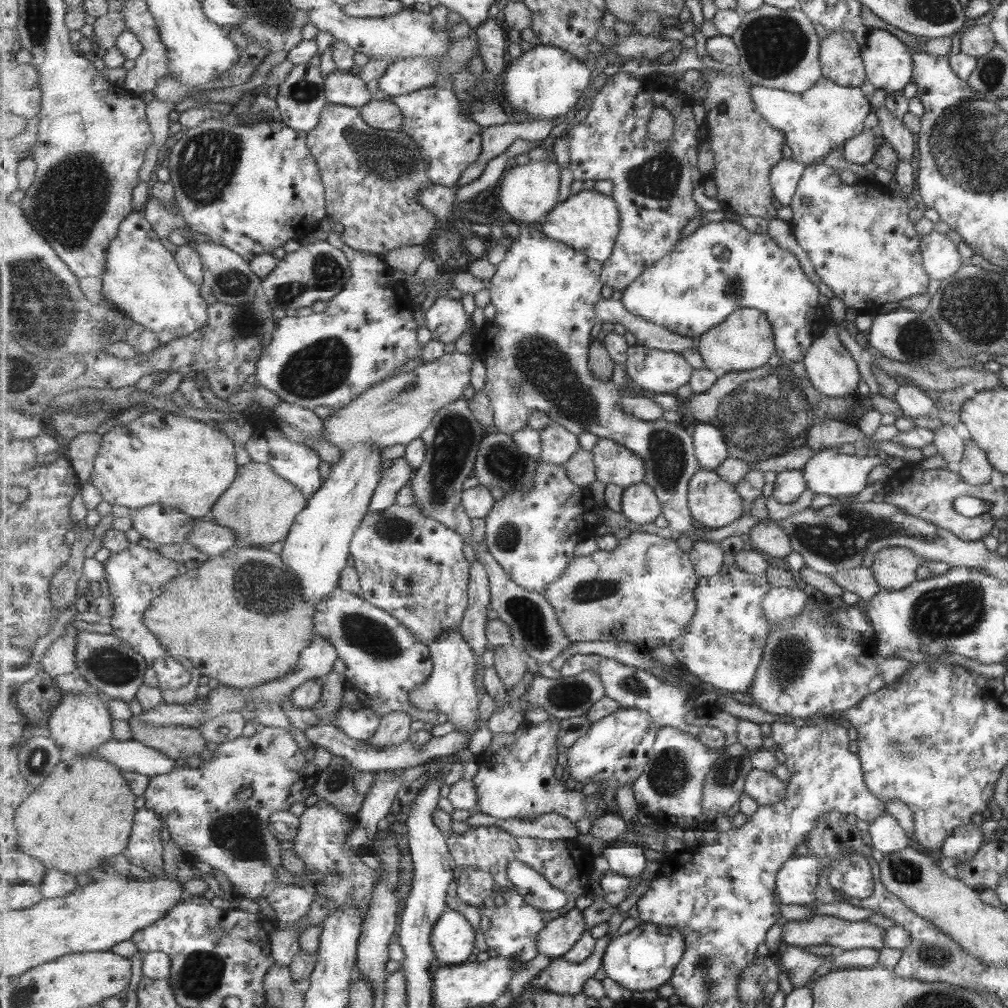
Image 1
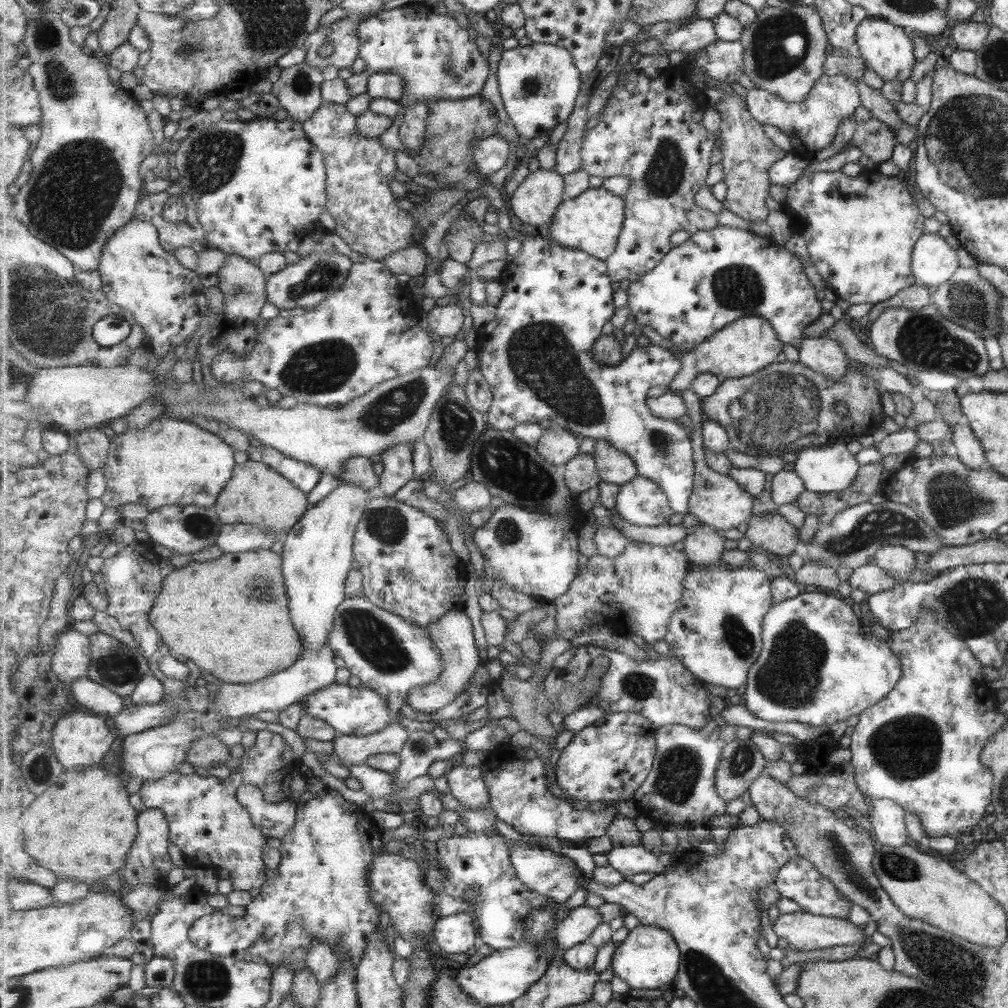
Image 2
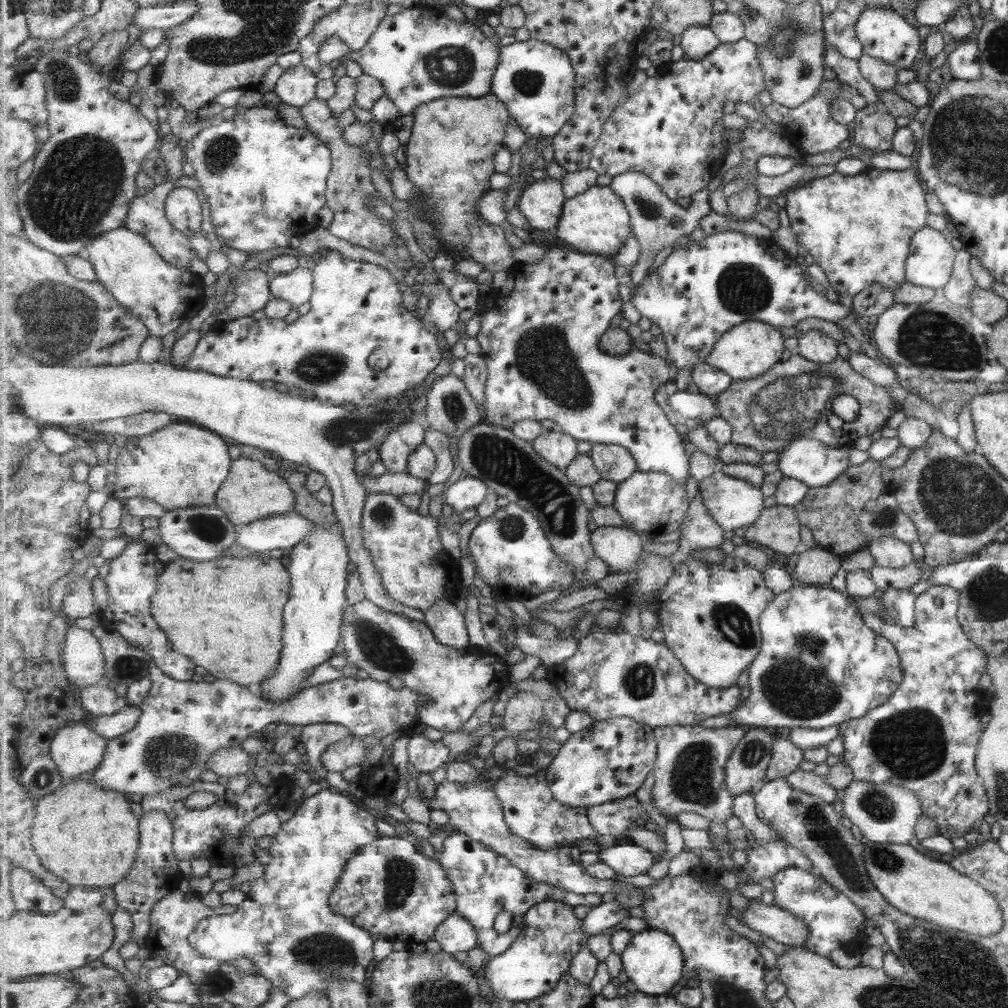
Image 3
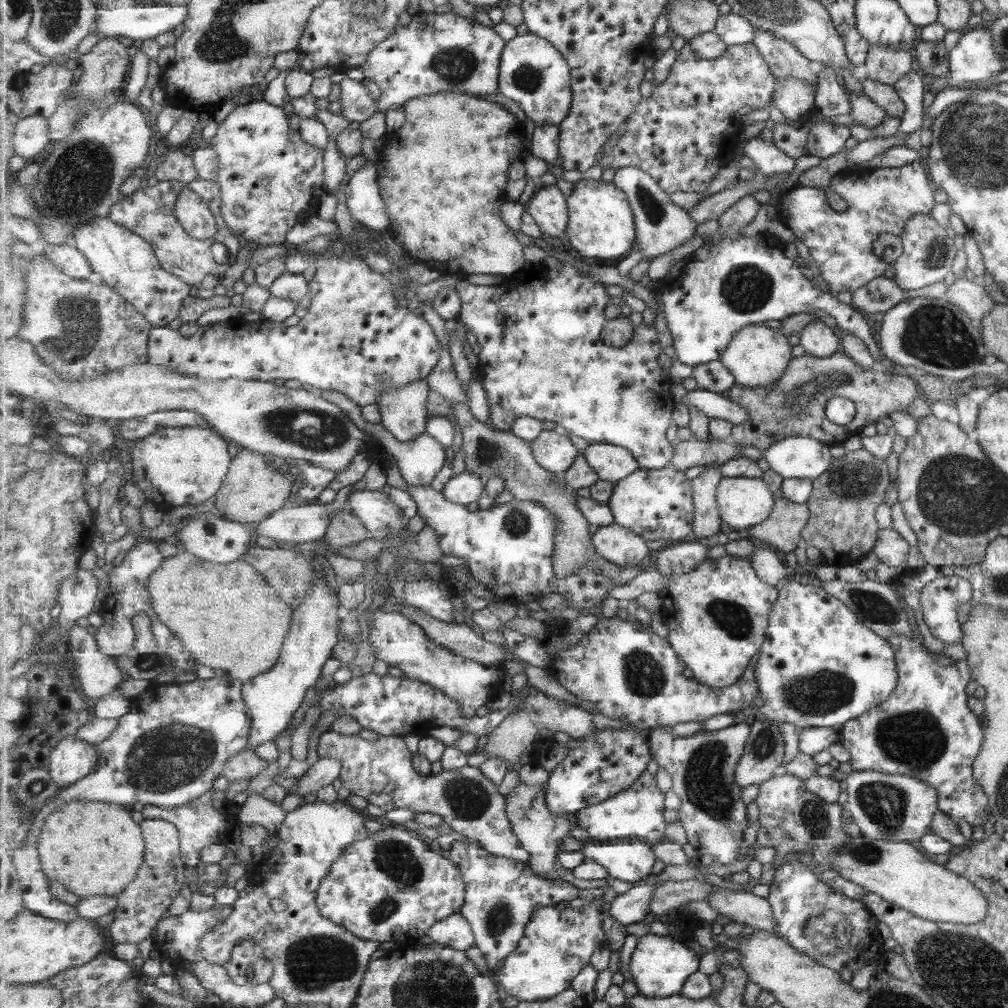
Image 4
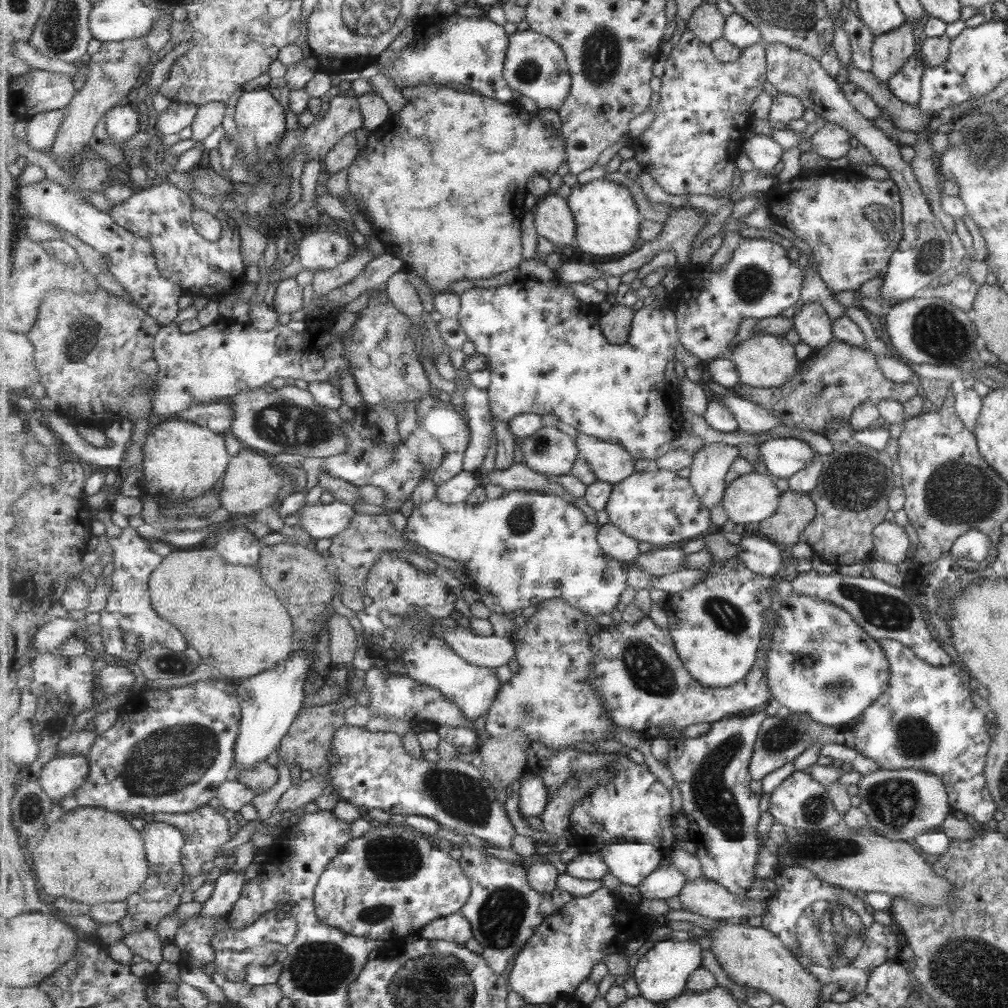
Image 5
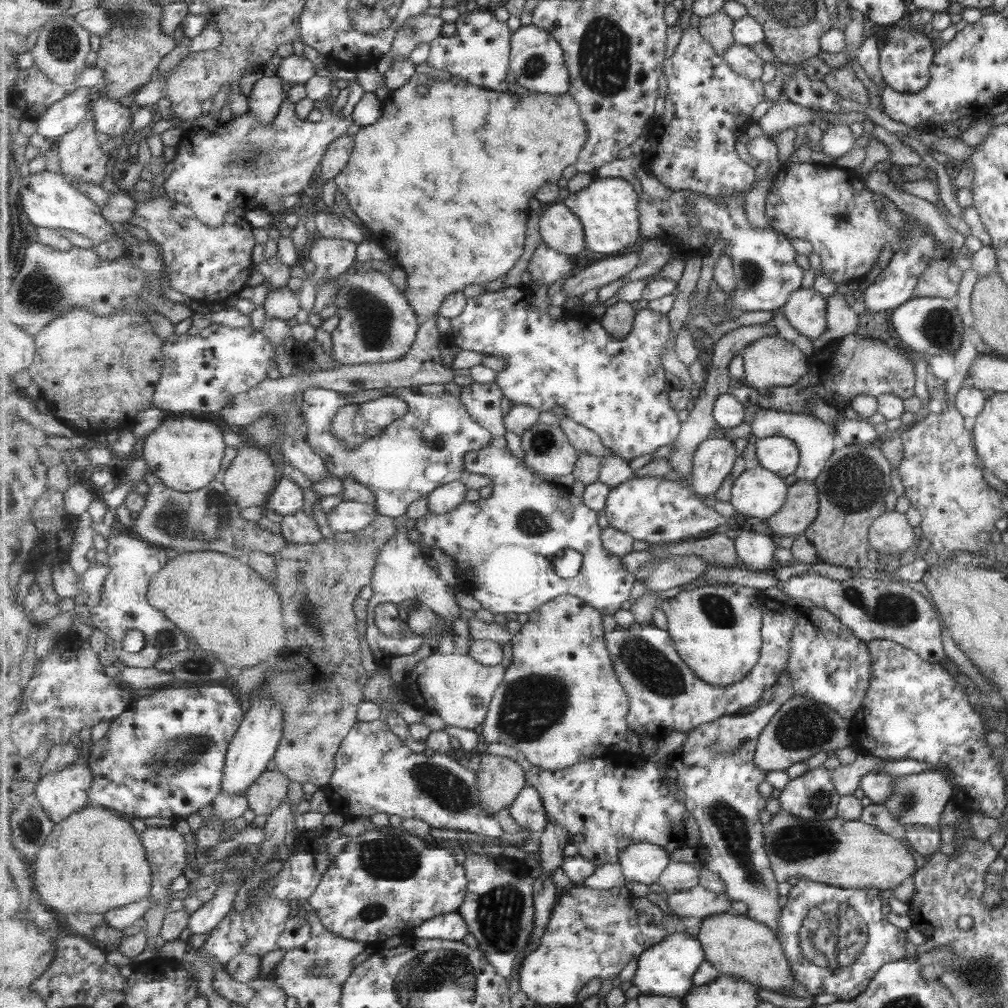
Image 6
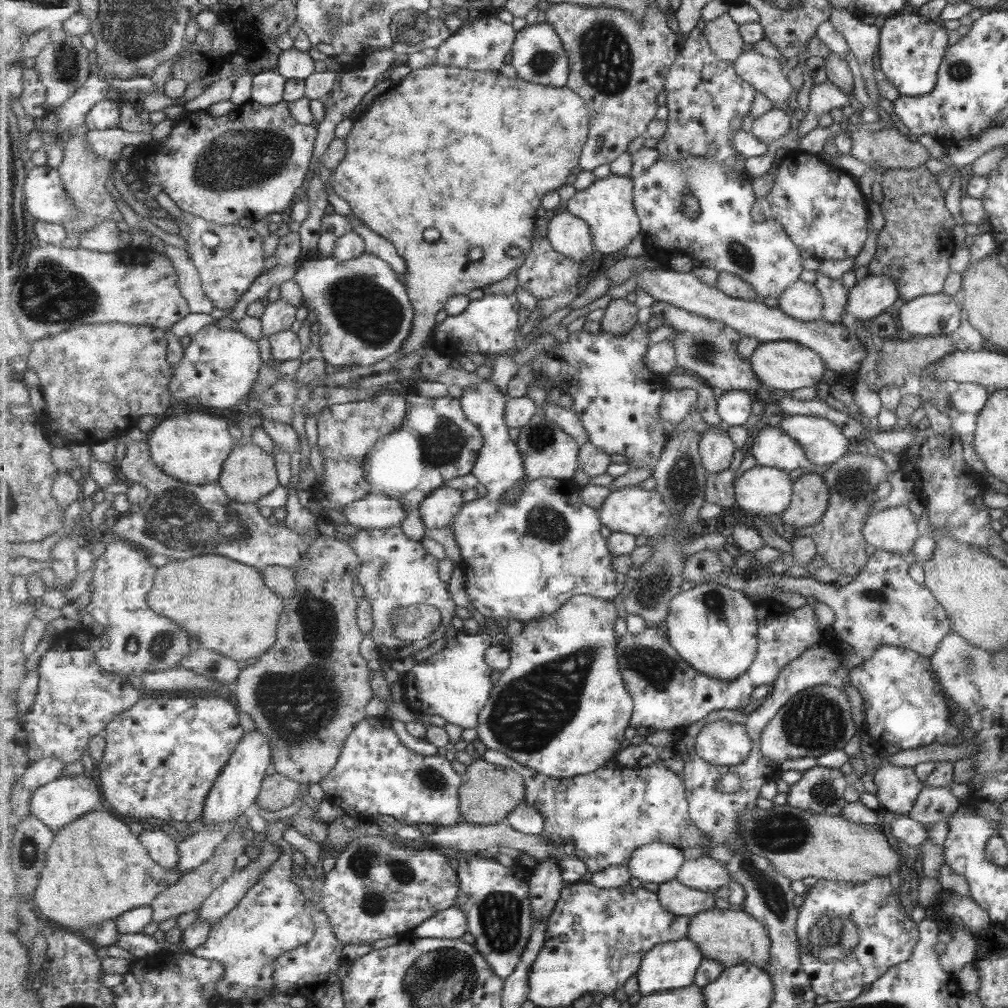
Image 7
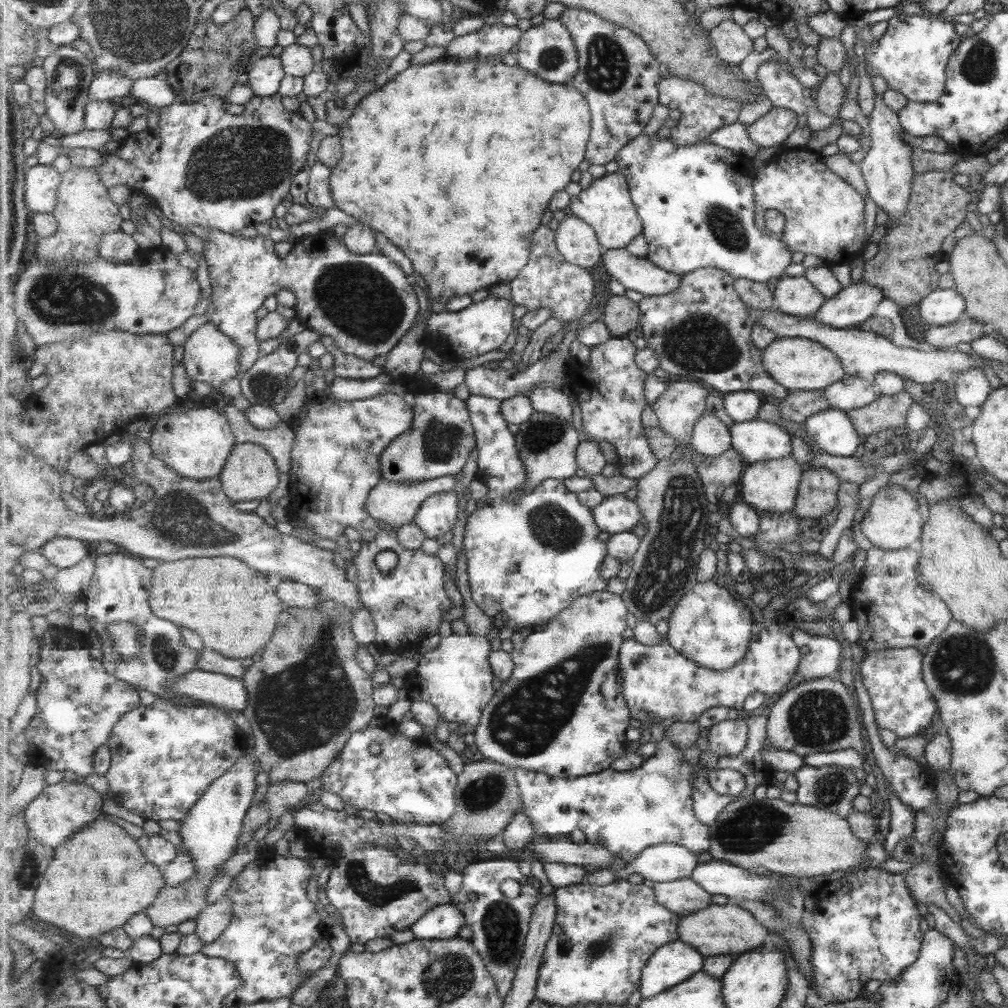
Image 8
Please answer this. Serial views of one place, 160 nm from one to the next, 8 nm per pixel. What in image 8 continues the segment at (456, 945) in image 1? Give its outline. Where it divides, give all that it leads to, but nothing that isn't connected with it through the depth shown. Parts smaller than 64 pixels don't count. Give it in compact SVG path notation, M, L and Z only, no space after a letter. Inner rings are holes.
M451 903L427 911L412 929L417 939L447 940L457 937L463 926L466 926L465 913Z

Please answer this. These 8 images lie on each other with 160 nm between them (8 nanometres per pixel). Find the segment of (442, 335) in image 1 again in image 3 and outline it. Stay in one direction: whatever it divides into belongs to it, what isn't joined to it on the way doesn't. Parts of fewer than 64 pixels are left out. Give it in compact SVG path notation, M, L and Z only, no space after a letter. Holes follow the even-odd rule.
M437 281L433 286L425 285L423 294L430 298L430 305L427 308L428 318L432 320L437 328L445 332L454 330L458 322L462 320L462 310L450 289Z

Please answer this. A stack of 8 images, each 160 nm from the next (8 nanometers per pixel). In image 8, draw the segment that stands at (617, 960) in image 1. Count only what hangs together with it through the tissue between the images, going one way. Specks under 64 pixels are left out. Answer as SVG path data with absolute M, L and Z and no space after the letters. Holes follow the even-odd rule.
M681 940L659 948L642 974L642 999L657 996L677 984L685 983L704 970L706 956L694 945Z

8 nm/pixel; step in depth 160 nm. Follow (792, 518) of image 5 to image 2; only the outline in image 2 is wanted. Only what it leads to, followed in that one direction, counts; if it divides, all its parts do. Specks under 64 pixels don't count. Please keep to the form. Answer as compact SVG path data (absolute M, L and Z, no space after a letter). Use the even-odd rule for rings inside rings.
M777 511L753 515L745 536L755 549L786 557L800 552L799 529Z

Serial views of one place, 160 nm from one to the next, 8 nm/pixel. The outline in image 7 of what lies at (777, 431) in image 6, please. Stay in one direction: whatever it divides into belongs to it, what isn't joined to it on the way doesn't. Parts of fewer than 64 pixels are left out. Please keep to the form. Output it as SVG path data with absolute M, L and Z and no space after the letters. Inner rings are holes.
M814 415L790 416L789 419L777 419L774 424L798 440L807 460L817 466L831 465L854 445L835 423Z

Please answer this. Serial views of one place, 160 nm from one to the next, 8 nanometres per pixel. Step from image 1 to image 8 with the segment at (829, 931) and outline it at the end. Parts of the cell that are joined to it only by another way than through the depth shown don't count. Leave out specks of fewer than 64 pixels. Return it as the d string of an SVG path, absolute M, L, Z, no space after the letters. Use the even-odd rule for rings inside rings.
M691 877L673 882L656 883L653 887L658 903L670 909L671 912L678 913L681 918L685 915L705 910L711 904L712 895L707 892L706 888L703 888L701 883Z

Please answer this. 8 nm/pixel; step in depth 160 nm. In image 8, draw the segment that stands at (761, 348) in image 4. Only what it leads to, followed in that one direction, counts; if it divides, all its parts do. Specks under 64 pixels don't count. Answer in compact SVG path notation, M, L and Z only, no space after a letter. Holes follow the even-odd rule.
M778 338L764 350L763 358L767 372L789 391L824 389L846 376L841 361L833 351L821 343L806 338Z

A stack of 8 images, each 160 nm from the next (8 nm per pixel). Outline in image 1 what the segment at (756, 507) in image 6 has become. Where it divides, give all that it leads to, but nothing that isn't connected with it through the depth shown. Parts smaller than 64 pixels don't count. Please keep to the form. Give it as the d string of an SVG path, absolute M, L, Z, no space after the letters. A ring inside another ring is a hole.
M716 470L697 471L690 484L689 500L692 516L705 527L723 528L745 514L744 498Z

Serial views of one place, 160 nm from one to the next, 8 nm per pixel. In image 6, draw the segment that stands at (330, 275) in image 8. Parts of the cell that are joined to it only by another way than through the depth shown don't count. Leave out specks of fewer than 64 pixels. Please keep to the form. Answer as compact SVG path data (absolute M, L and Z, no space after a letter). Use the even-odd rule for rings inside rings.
M165 196L139 202L131 222L145 229L161 246L170 288L193 300L215 302L227 300L247 287L255 267L254 250L258 244L254 228L246 219L232 213L221 227L213 228L198 220L189 206ZM362 262L354 263L343 276L330 278L328 282L337 287L334 304L340 320L331 332L331 357L337 364L393 363L411 350L421 321L414 306L389 275L377 272L371 263Z

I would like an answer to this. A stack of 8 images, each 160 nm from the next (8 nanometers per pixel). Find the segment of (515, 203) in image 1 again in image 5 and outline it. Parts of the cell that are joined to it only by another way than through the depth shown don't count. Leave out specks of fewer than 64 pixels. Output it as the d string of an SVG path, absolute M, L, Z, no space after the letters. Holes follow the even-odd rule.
M550 194L534 208L537 233L558 247L574 244L578 235L578 224L568 200Z

